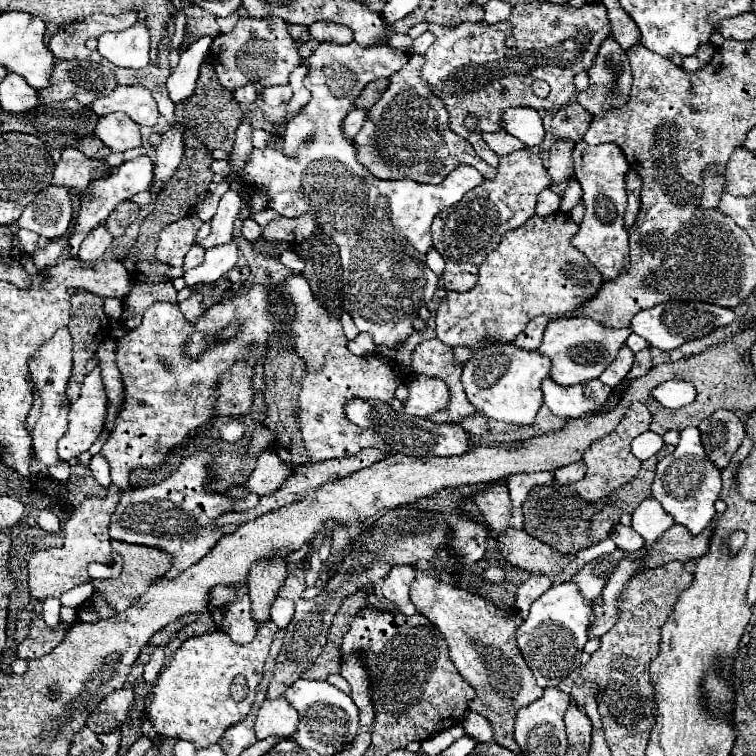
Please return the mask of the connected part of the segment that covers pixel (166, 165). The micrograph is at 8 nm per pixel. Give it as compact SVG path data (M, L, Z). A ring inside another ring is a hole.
M171 129L163 135L161 145L155 149L155 177L153 177L153 193L159 193L165 183L173 177L183 157L183 135L177 129Z

